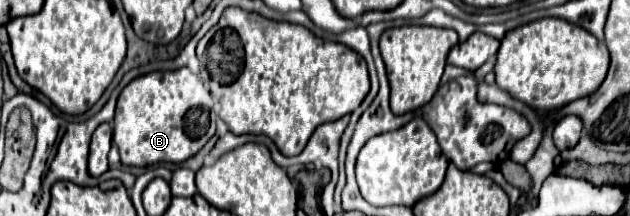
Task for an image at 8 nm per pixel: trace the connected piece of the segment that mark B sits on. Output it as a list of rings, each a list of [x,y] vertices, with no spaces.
[[[189,68],[167,70],[167,72],[149,72],[131,80],[117,100],[115,110],[115,126],[113,126],[113,142],[119,146],[121,162],[125,166],[151,166],[157,162],[183,162],[189,156],[197,154],[207,140],[215,134],[213,120],[213,98],[205,88],[203,80],[193,74]]]

